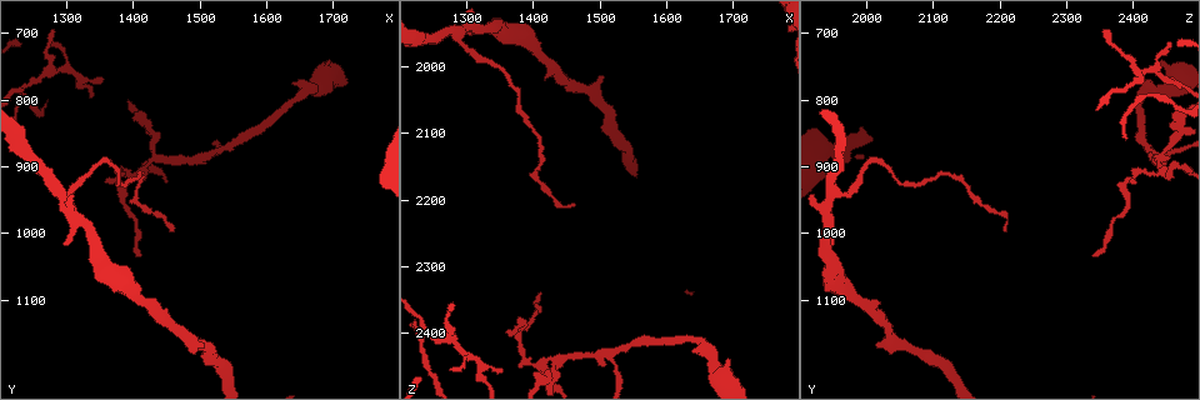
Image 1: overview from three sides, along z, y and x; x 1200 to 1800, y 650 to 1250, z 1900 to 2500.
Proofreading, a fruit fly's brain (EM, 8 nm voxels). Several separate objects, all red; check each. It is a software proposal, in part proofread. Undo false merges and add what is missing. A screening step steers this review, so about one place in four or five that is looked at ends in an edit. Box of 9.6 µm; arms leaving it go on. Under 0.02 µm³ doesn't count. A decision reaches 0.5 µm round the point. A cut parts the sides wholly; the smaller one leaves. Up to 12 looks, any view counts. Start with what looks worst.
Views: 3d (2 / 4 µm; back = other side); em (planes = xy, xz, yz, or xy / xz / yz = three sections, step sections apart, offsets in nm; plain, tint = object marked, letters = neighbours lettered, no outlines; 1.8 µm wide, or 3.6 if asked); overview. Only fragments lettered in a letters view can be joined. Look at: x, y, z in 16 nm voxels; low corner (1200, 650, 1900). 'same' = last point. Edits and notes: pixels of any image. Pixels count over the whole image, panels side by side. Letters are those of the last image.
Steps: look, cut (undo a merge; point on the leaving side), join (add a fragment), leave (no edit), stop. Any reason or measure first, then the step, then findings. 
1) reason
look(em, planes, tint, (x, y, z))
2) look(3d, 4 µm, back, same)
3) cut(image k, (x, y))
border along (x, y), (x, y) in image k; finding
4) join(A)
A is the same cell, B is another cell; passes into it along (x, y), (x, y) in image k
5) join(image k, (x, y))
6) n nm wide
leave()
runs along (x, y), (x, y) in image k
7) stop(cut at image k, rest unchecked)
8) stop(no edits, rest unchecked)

sharp bend
look(3d, 2 µm, (1435, 885, 2440))

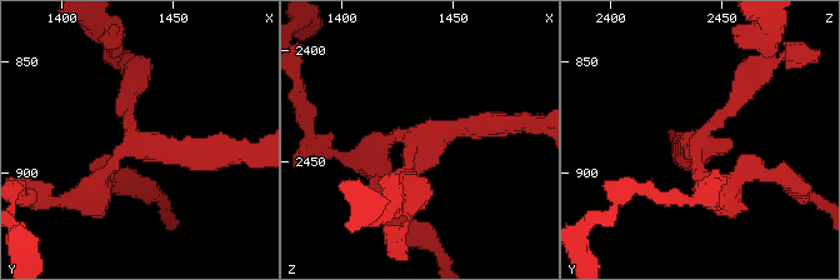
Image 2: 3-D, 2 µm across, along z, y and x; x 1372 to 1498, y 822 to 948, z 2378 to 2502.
4 arms
look(em, xz, step 16, letters, (1436, 889, 2439))

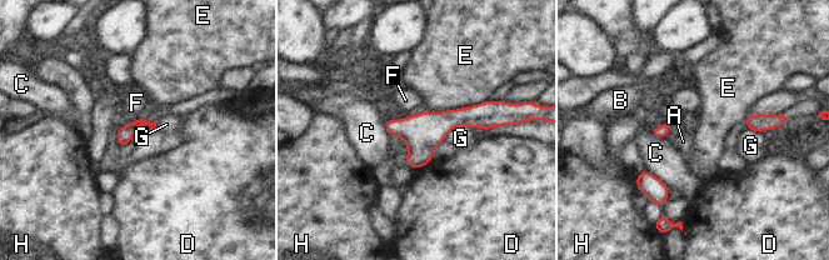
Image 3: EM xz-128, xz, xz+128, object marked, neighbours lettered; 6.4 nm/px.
cut it another way
look(em, planes, letters, same)

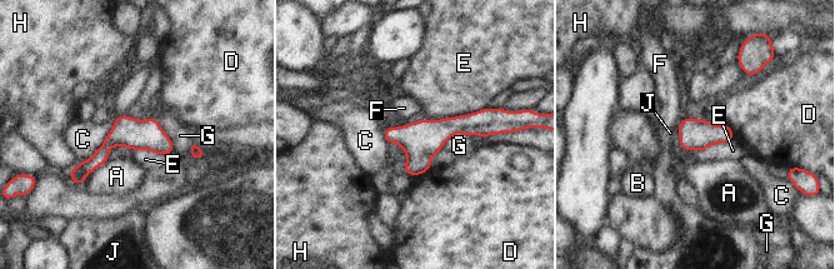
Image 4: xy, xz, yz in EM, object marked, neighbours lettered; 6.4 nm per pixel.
E touches over 420 nm
leave()
A, B, C, D, E, F, G, H and J are other cells; runs along (490, 131), (386, 133) in image 4; one cell here

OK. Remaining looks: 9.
three-way junction
look(em, 3.6 µm, planes, tint, (1290, 940, 1950))

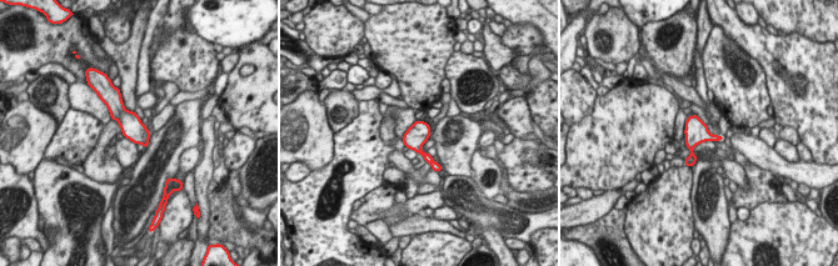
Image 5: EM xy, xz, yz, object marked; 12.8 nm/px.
what lies round it
look(em, 3.6 µm, planes, letters, same)

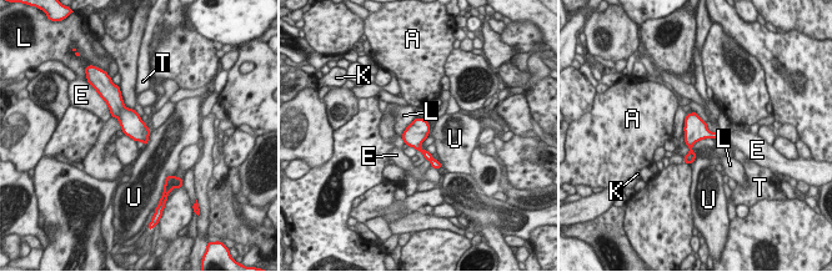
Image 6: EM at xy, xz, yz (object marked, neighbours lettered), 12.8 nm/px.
leave()
A, E, K, L, T and U are other cells; border along (416, 117), (401, 135) in image 6; all the same cell

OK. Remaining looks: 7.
tapers out
look(em, xz, step 8, tint, (1410, 1035, 2340))

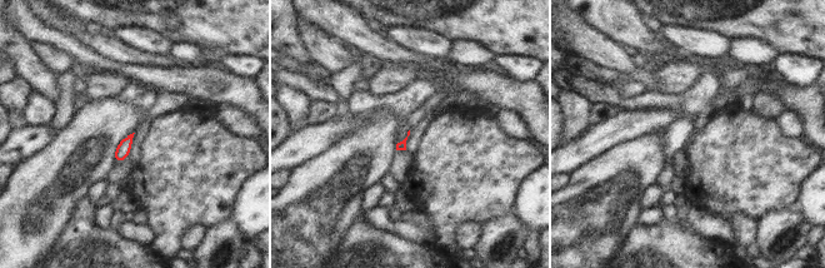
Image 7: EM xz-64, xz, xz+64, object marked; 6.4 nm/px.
another direction
look(em, planes, letters, same)

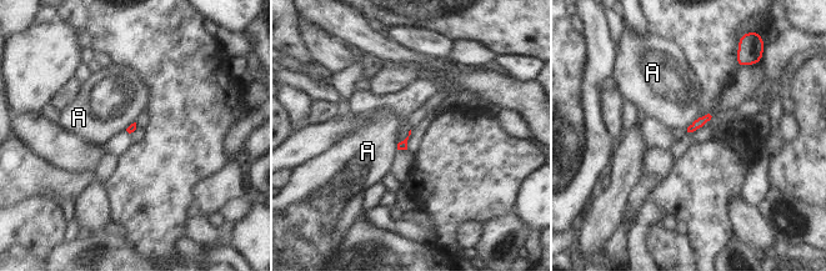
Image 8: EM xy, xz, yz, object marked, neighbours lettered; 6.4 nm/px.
leave()
A is another cell; border along (699, 116), (686, 130) in image 8; none of them fits

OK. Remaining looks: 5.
free end
look(em, planes, plain, (1280, 695, 2360))

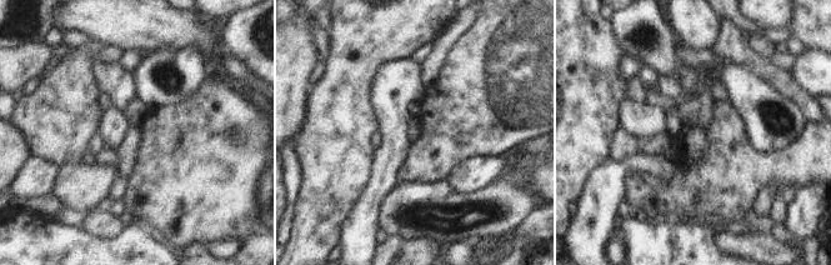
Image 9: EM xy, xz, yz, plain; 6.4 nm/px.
look(em, planes, letters, same)

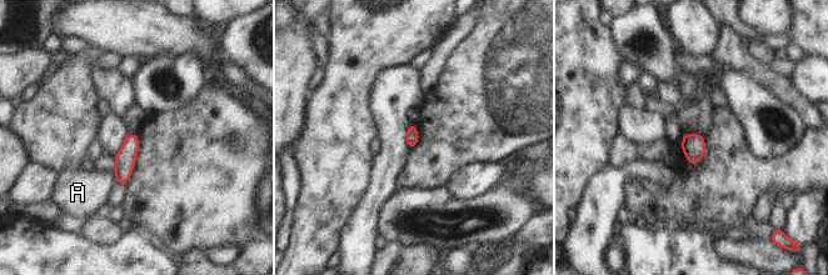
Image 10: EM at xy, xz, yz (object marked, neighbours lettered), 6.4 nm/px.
leave()
A is another cell; border along (113, 173), (116, 183) in image 10; no lettered fragment goes on from it

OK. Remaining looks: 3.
sudden change in width
look(em, planes, letters, (1670, 785, 2440))

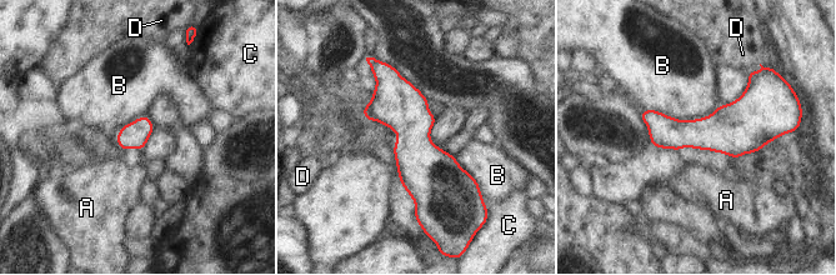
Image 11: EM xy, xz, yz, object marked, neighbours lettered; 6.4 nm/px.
B touches over 480 nm
leave()
A, B, C and D are other cells; runs along (385, 68), (413, 121), (422, 210) in image 11; all the same cell

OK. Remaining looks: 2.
stop(no edits, rest unchecked)

